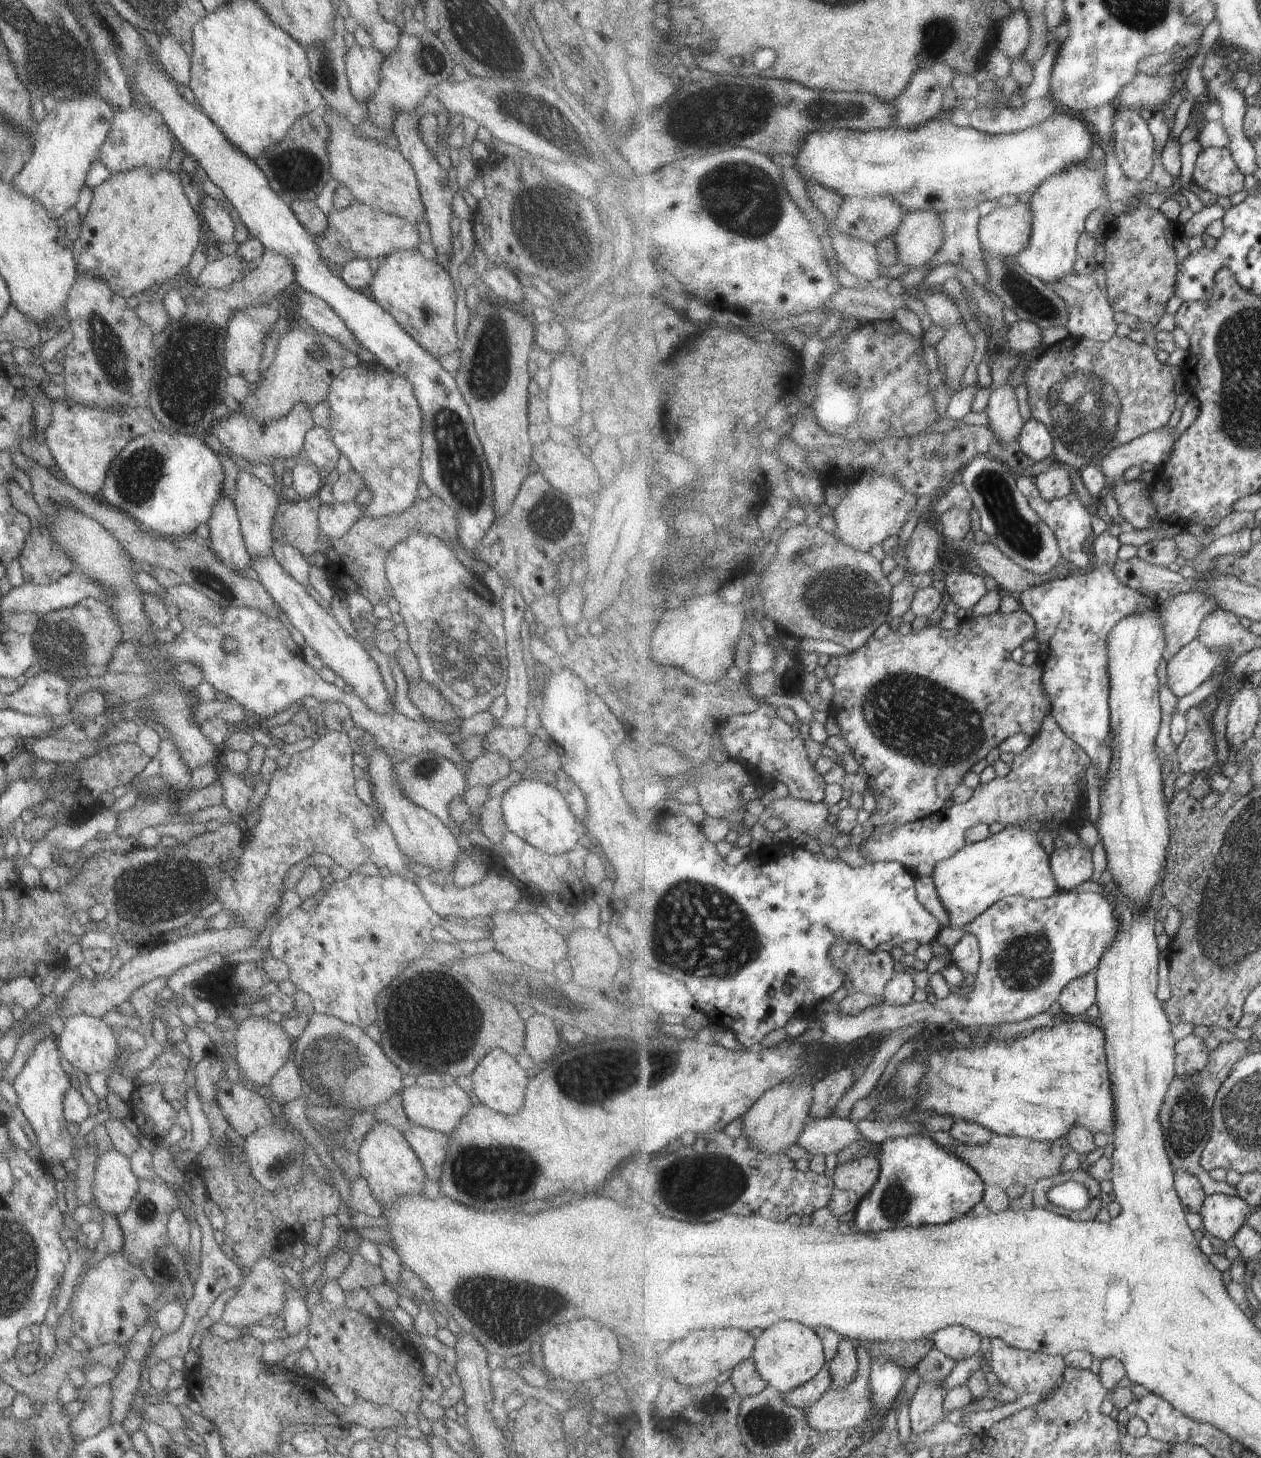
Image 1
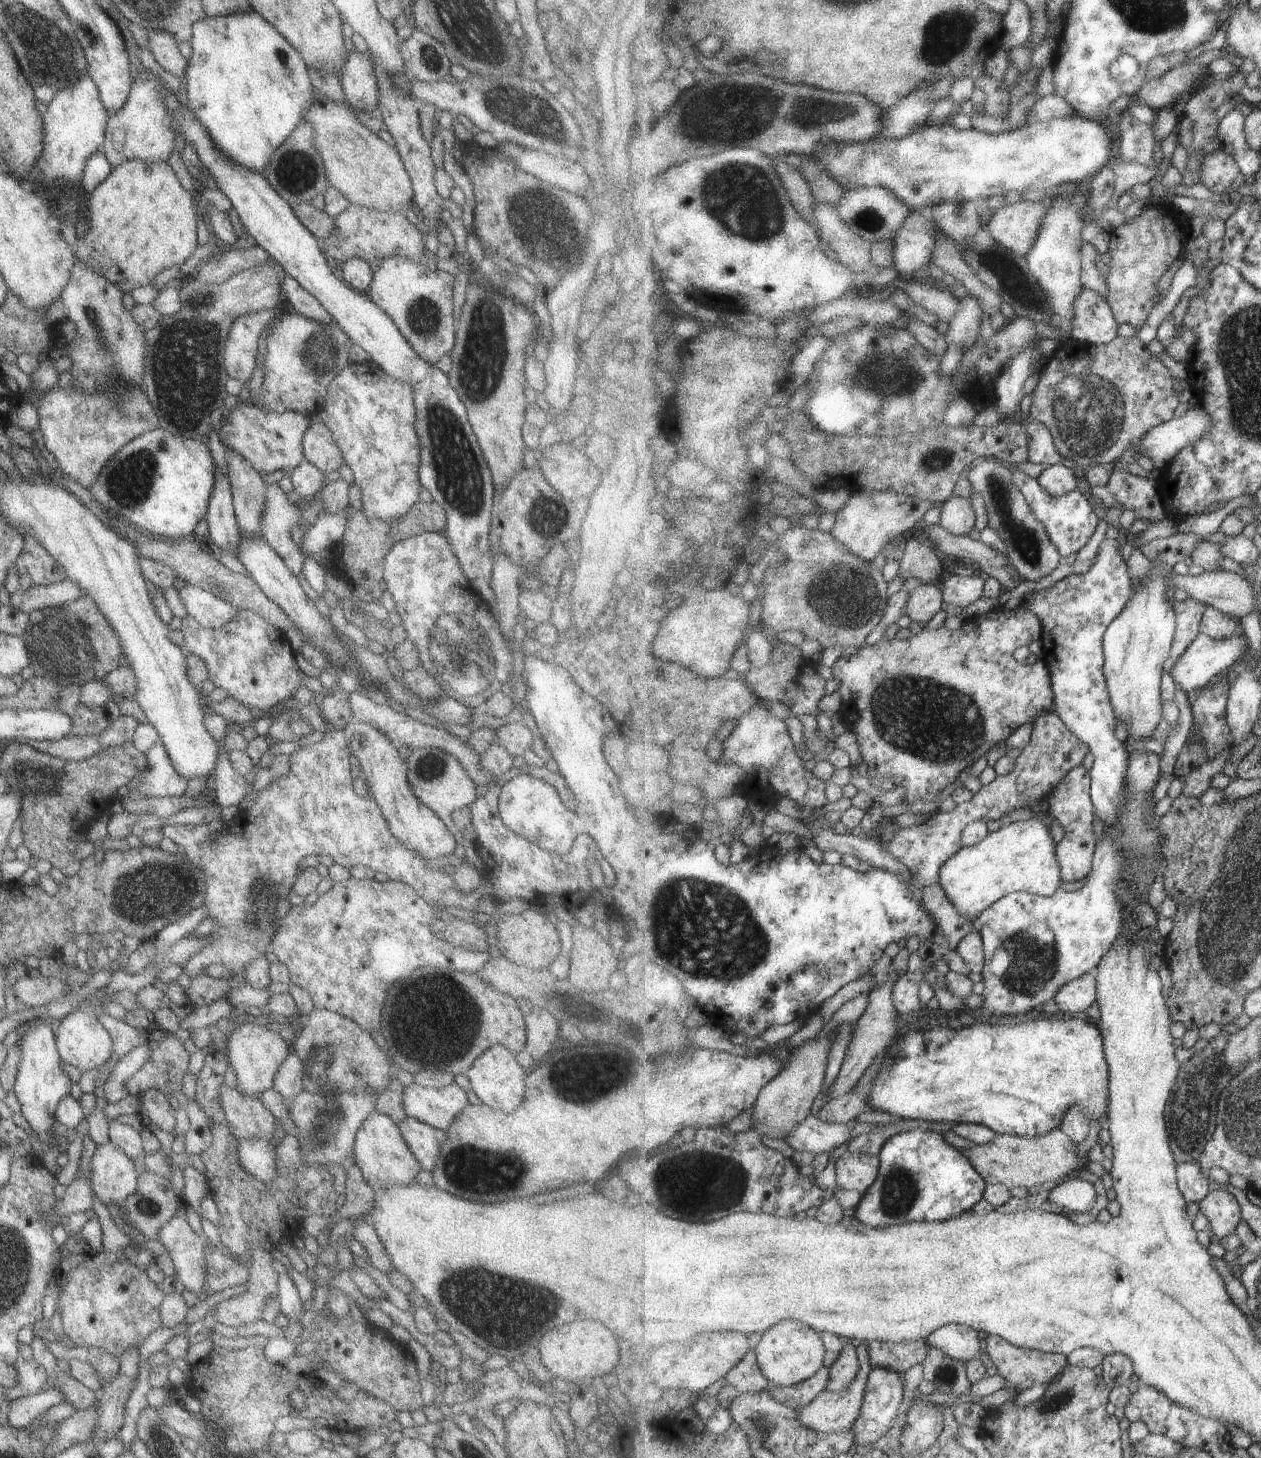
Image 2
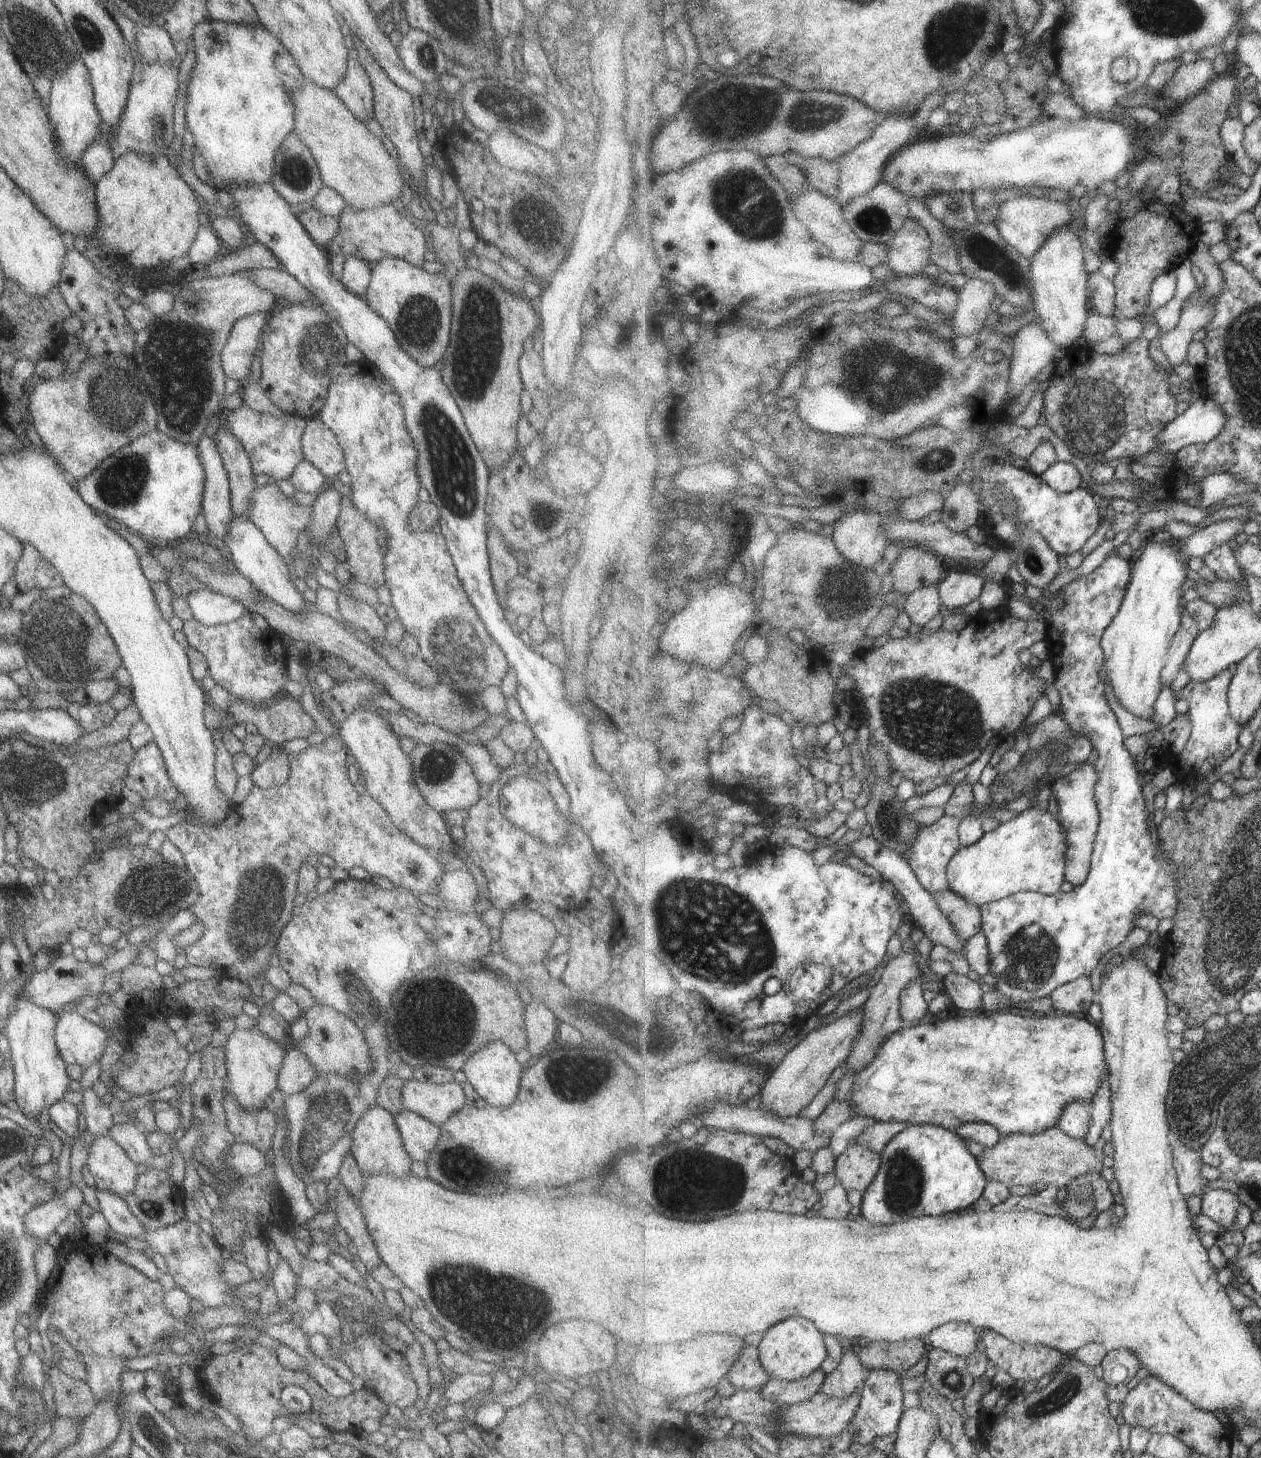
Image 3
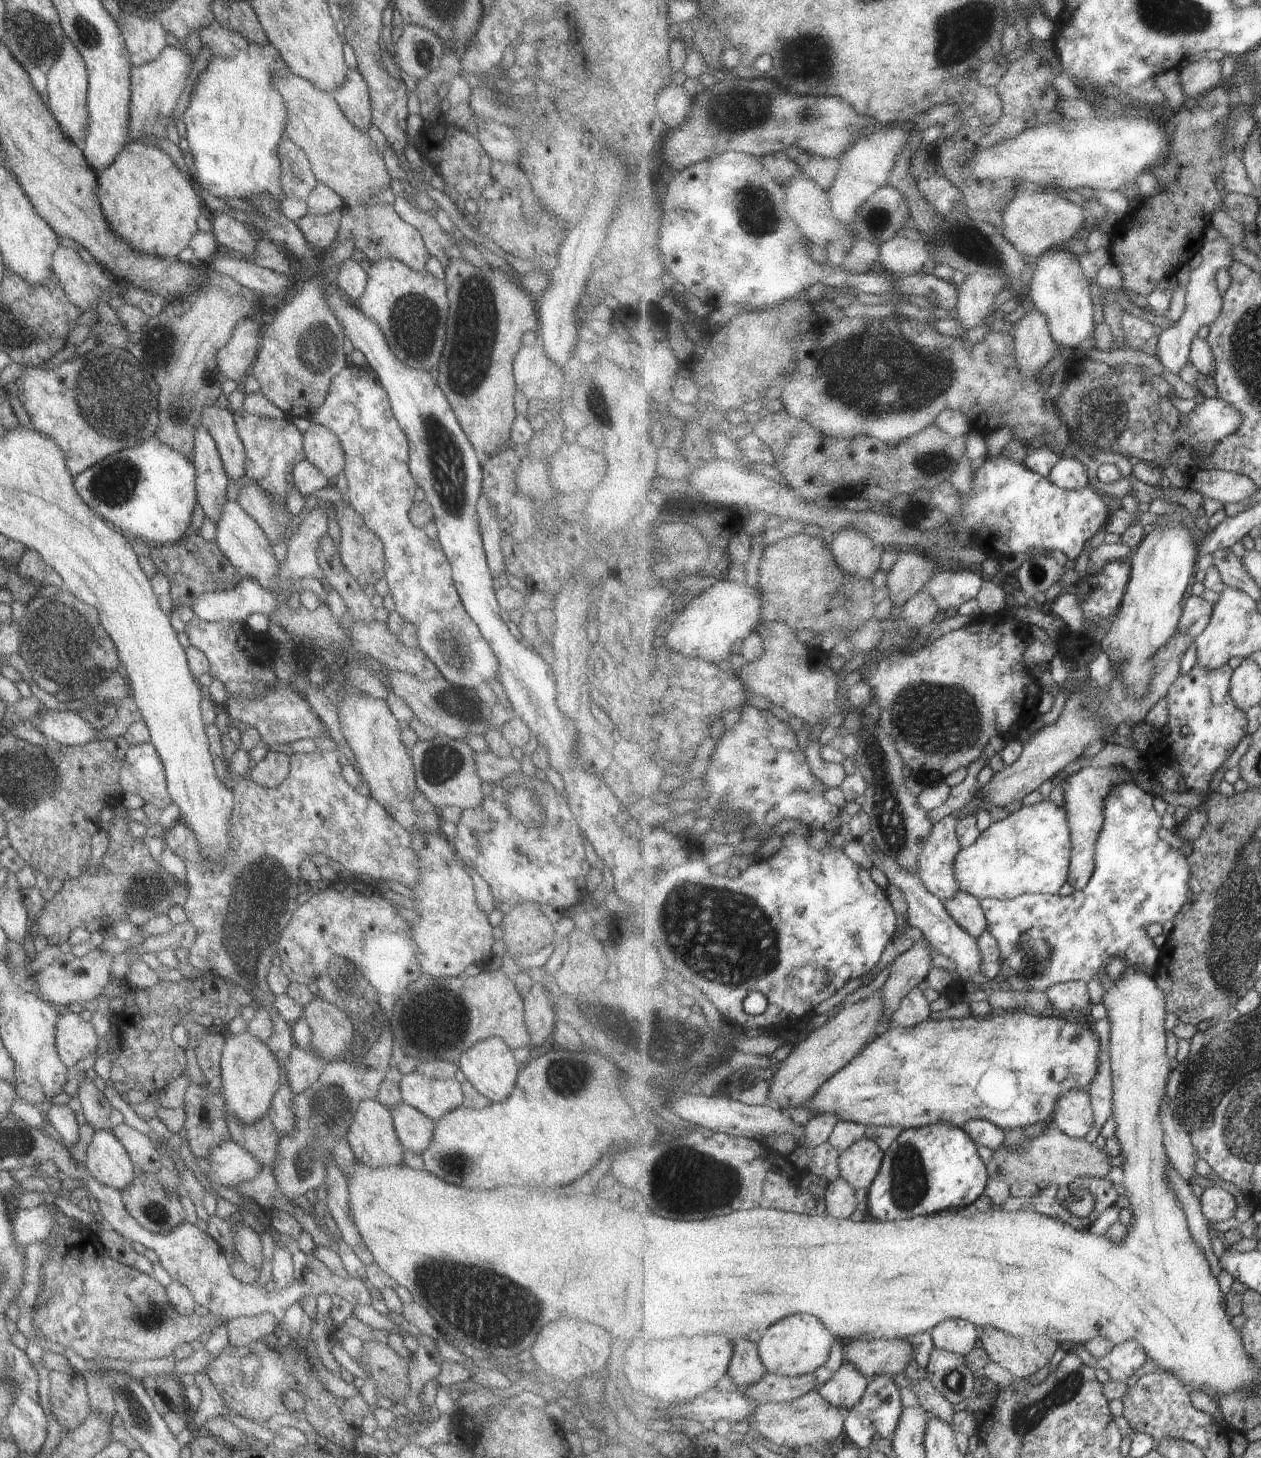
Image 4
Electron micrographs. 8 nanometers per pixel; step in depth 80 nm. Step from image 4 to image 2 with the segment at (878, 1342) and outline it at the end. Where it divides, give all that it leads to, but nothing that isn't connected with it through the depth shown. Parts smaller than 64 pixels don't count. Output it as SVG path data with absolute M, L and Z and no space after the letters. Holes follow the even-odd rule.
M927 1339L902 1343L872 1340L867 1344L871 1367L893 1369L900 1373L921 1365L928 1358L929 1349L932 1347Z

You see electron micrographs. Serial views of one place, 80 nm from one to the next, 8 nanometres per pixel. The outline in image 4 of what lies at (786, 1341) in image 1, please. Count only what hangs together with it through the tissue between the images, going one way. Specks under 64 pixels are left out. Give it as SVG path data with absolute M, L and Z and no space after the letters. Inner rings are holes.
M796 1314L770 1326L762 1333L758 1347L761 1360L769 1373L782 1377L802 1377L814 1374L817 1368L828 1362L836 1339L819 1318Z

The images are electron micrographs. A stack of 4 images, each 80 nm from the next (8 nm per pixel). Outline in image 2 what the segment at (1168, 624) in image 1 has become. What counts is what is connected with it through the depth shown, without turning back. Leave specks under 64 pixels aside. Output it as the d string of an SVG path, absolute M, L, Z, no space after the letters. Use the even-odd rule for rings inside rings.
M1189 596L1184 601L1173 600L1172 605L1177 615L1177 630L1173 639L1172 651L1164 662L1165 671L1172 671L1191 643L1200 635L1200 626L1208 605Z

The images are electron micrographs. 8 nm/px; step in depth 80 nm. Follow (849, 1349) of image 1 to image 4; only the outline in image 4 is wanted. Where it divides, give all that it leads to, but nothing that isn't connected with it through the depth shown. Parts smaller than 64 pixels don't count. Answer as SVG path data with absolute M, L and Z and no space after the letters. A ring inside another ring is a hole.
M845 1361L818 1391L836 1407L851 1410L863 1398L870 1381L854 1362Z

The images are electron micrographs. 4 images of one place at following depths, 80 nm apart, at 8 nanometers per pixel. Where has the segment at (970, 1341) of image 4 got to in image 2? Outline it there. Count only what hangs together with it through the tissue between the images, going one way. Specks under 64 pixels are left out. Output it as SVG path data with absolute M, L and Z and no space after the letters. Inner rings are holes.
M951 1323L932 1332L927 1340L931 1346L947 1353L947 1356L968 1364L982 1353L983 1337L983 1334L970 1326Z

